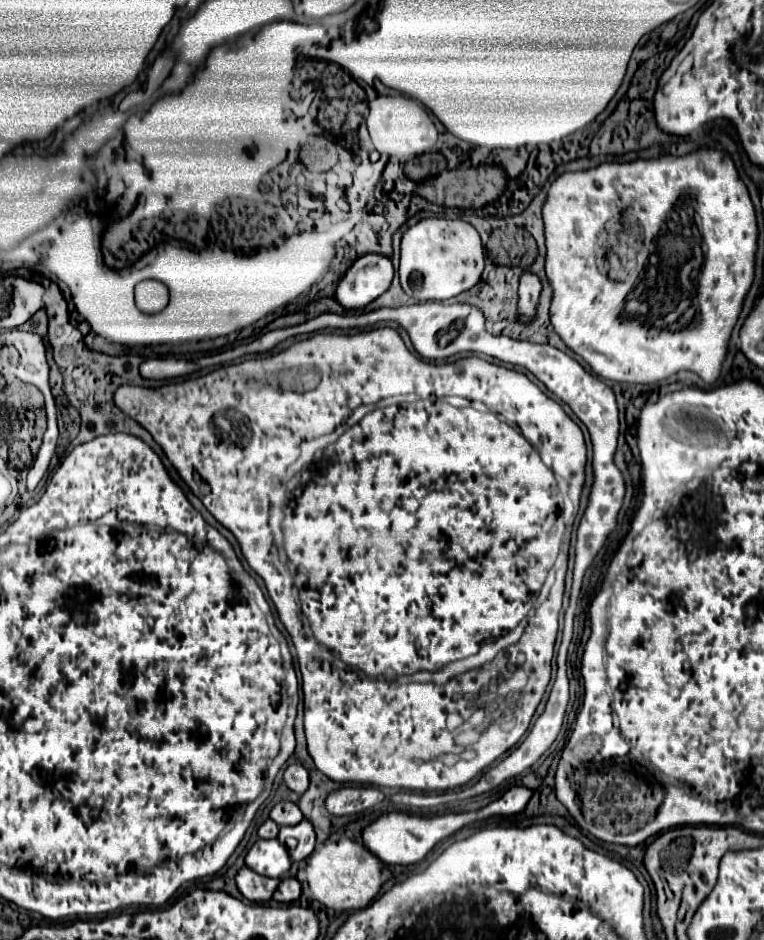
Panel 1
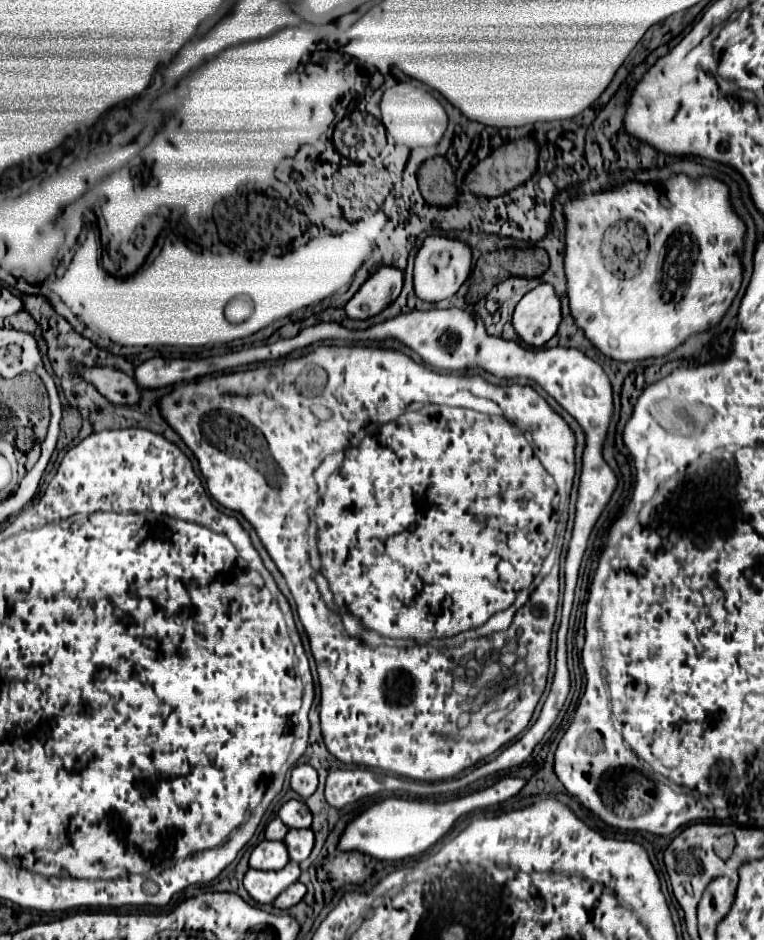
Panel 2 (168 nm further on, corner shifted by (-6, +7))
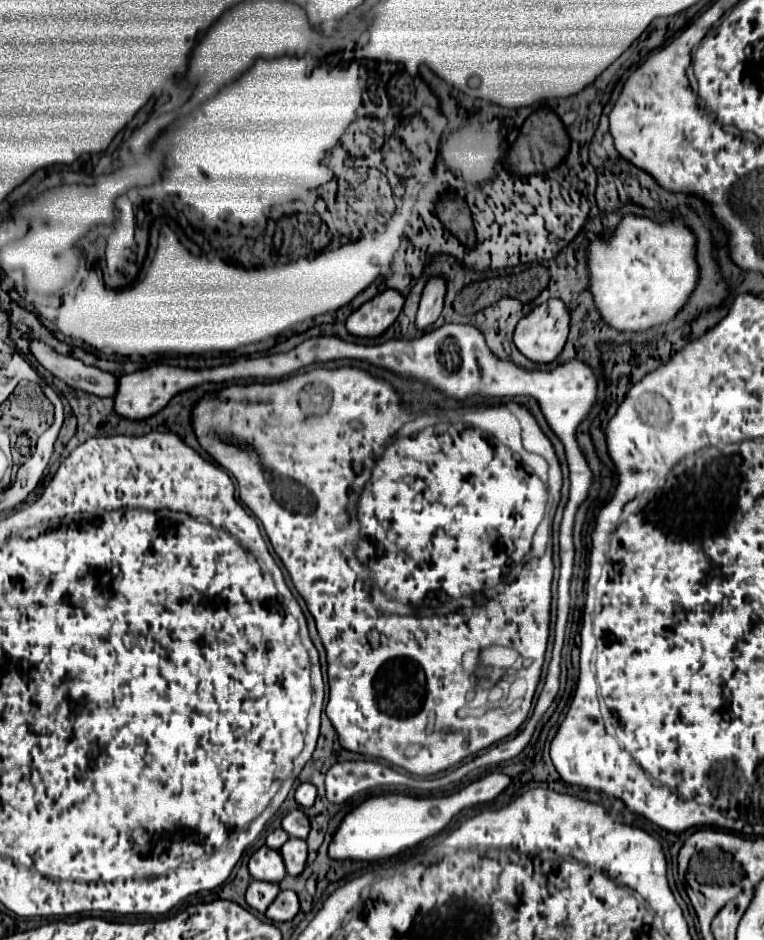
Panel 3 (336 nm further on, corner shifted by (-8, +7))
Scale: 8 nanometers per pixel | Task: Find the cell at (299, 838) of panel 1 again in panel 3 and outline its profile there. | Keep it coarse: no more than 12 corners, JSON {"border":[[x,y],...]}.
{"border":[[291,837],[281,855],[289,875],[299,875],[307,861],[307,843]]}

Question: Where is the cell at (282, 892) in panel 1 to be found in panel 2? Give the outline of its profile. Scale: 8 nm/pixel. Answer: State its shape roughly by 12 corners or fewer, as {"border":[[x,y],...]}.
{"border":[[297,881],[273,901],[277,909],[297,905],[305,885]]}

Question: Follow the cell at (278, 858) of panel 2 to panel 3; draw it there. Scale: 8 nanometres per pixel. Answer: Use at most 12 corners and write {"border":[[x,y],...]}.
{"border":[[261,847],[249,859],[253,879],[279,883],[287,871],[279,851]]}

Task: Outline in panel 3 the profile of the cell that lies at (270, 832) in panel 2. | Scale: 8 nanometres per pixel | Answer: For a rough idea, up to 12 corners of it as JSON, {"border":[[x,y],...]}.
{"border":[[275,829],[267,837],[271,849],[281,849],[289,835]]}

